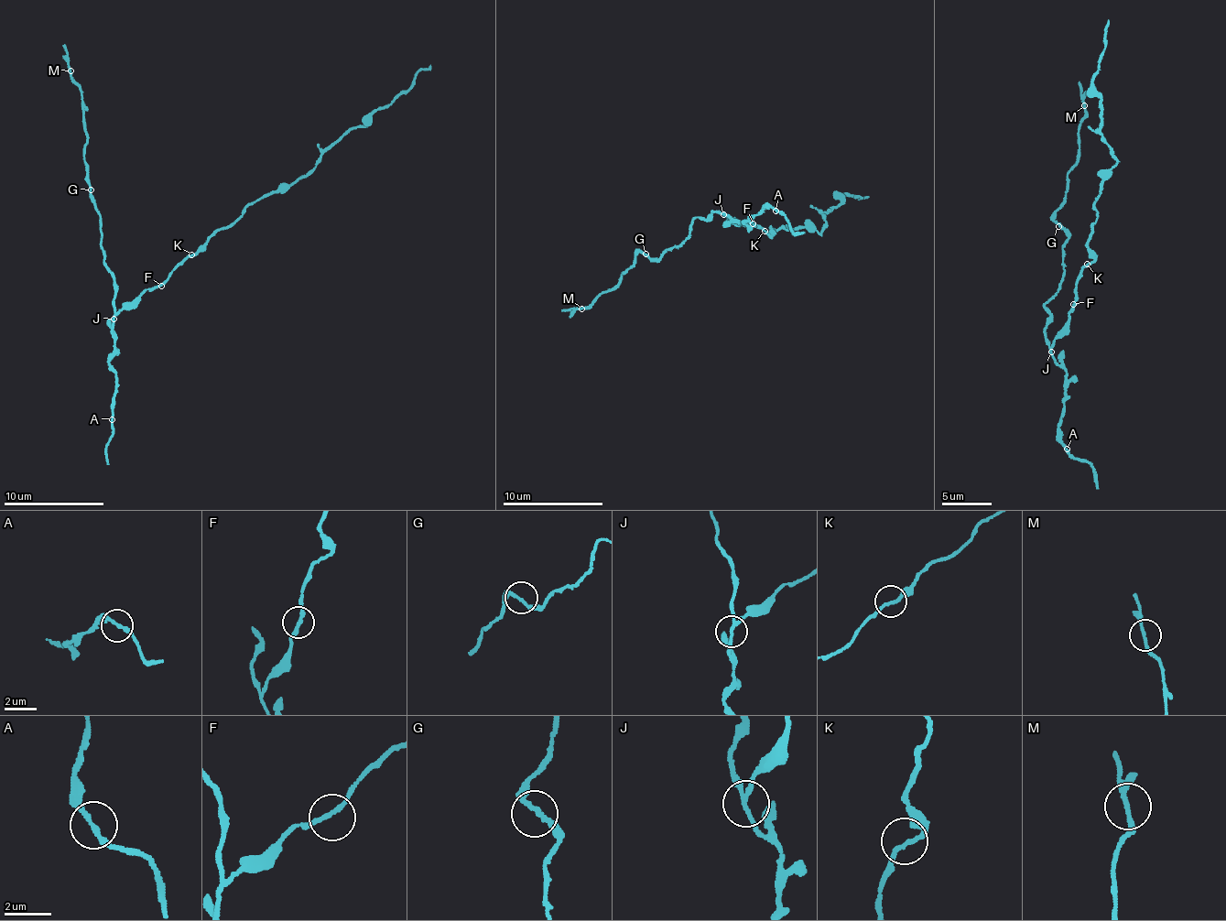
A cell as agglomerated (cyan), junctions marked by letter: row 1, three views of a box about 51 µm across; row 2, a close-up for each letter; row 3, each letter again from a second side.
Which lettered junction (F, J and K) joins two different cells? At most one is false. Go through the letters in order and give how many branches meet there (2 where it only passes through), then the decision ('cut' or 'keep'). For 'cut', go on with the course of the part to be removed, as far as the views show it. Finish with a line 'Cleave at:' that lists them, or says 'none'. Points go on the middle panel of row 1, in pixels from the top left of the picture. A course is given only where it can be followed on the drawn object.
F: 2 branches meet; keep
J: 3 branches meet; cut; foreign part runs (723, 213), (693, 220), (683, 244), (655, 261), (641, 252), (615, 286), (585, 307), (560, 309)
K: 2 branches meet; keep
Cleave at: J

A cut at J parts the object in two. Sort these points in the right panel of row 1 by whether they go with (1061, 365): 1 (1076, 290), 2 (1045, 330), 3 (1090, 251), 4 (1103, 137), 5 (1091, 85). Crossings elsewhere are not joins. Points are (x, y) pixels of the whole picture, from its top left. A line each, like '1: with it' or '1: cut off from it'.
1: cut off from it
2: with it
3: cut off from it
4: cut off from it
5: cut off from it

